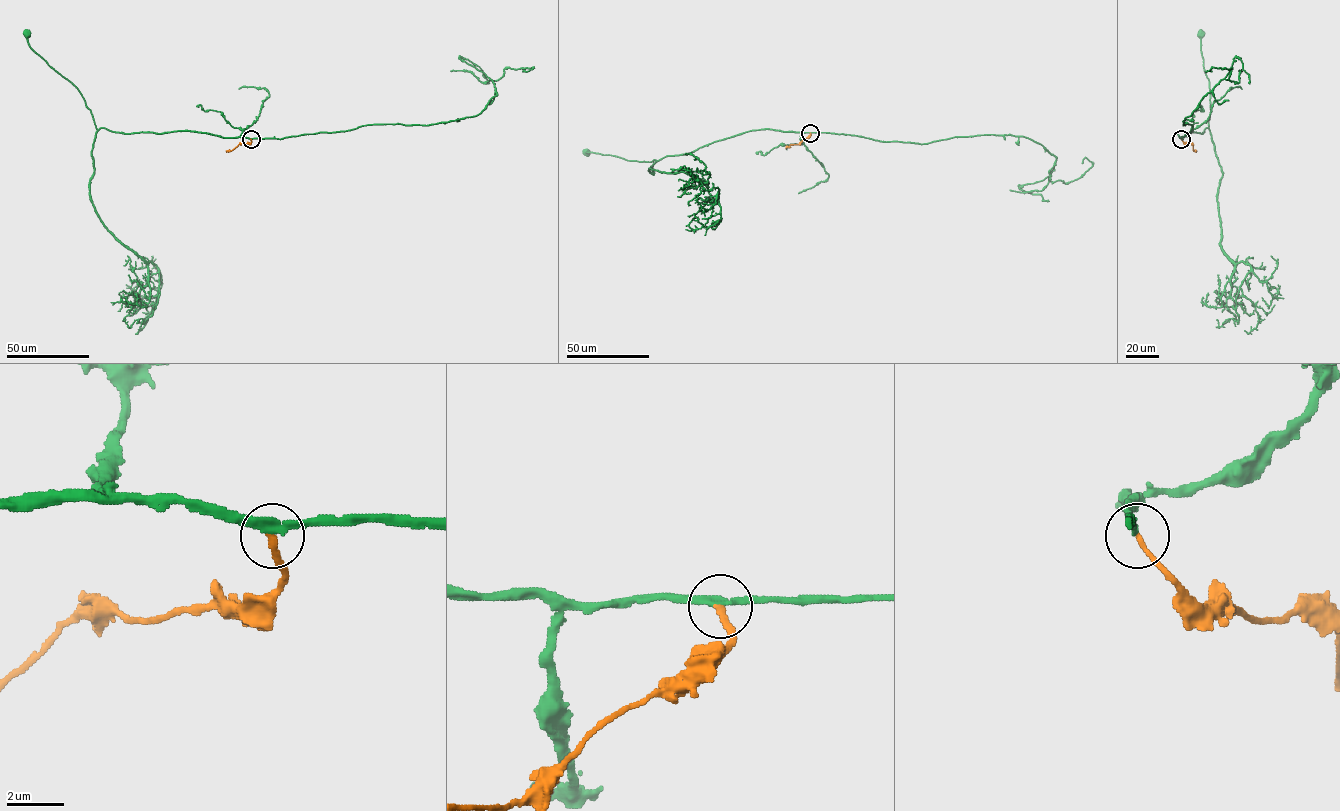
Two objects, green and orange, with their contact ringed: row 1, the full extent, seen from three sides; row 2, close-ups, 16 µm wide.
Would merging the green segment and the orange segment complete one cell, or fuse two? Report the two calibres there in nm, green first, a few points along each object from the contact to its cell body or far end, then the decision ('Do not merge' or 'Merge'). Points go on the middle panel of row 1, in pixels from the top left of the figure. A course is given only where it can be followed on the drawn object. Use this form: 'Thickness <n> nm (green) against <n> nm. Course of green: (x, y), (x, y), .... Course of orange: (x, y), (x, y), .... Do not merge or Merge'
Thickness 240 nm (green) against 200 nm. Course of green: (810, 133), (766, 128), (749, 130), (688, 153), (650, 162), (586, 151). Course of orange: (810, 133), (799, 144), (785, 148). Merge

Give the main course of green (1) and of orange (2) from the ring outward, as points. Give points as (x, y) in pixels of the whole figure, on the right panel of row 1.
1: (1181, 139), (1177, 133), (1179, 131), (1202, 133), (1206, 128), (1209, 130), (1210, 92), (1200, 34)
2: (1181, 139), (1192, 144), (1193, 150), (1196, 150)

